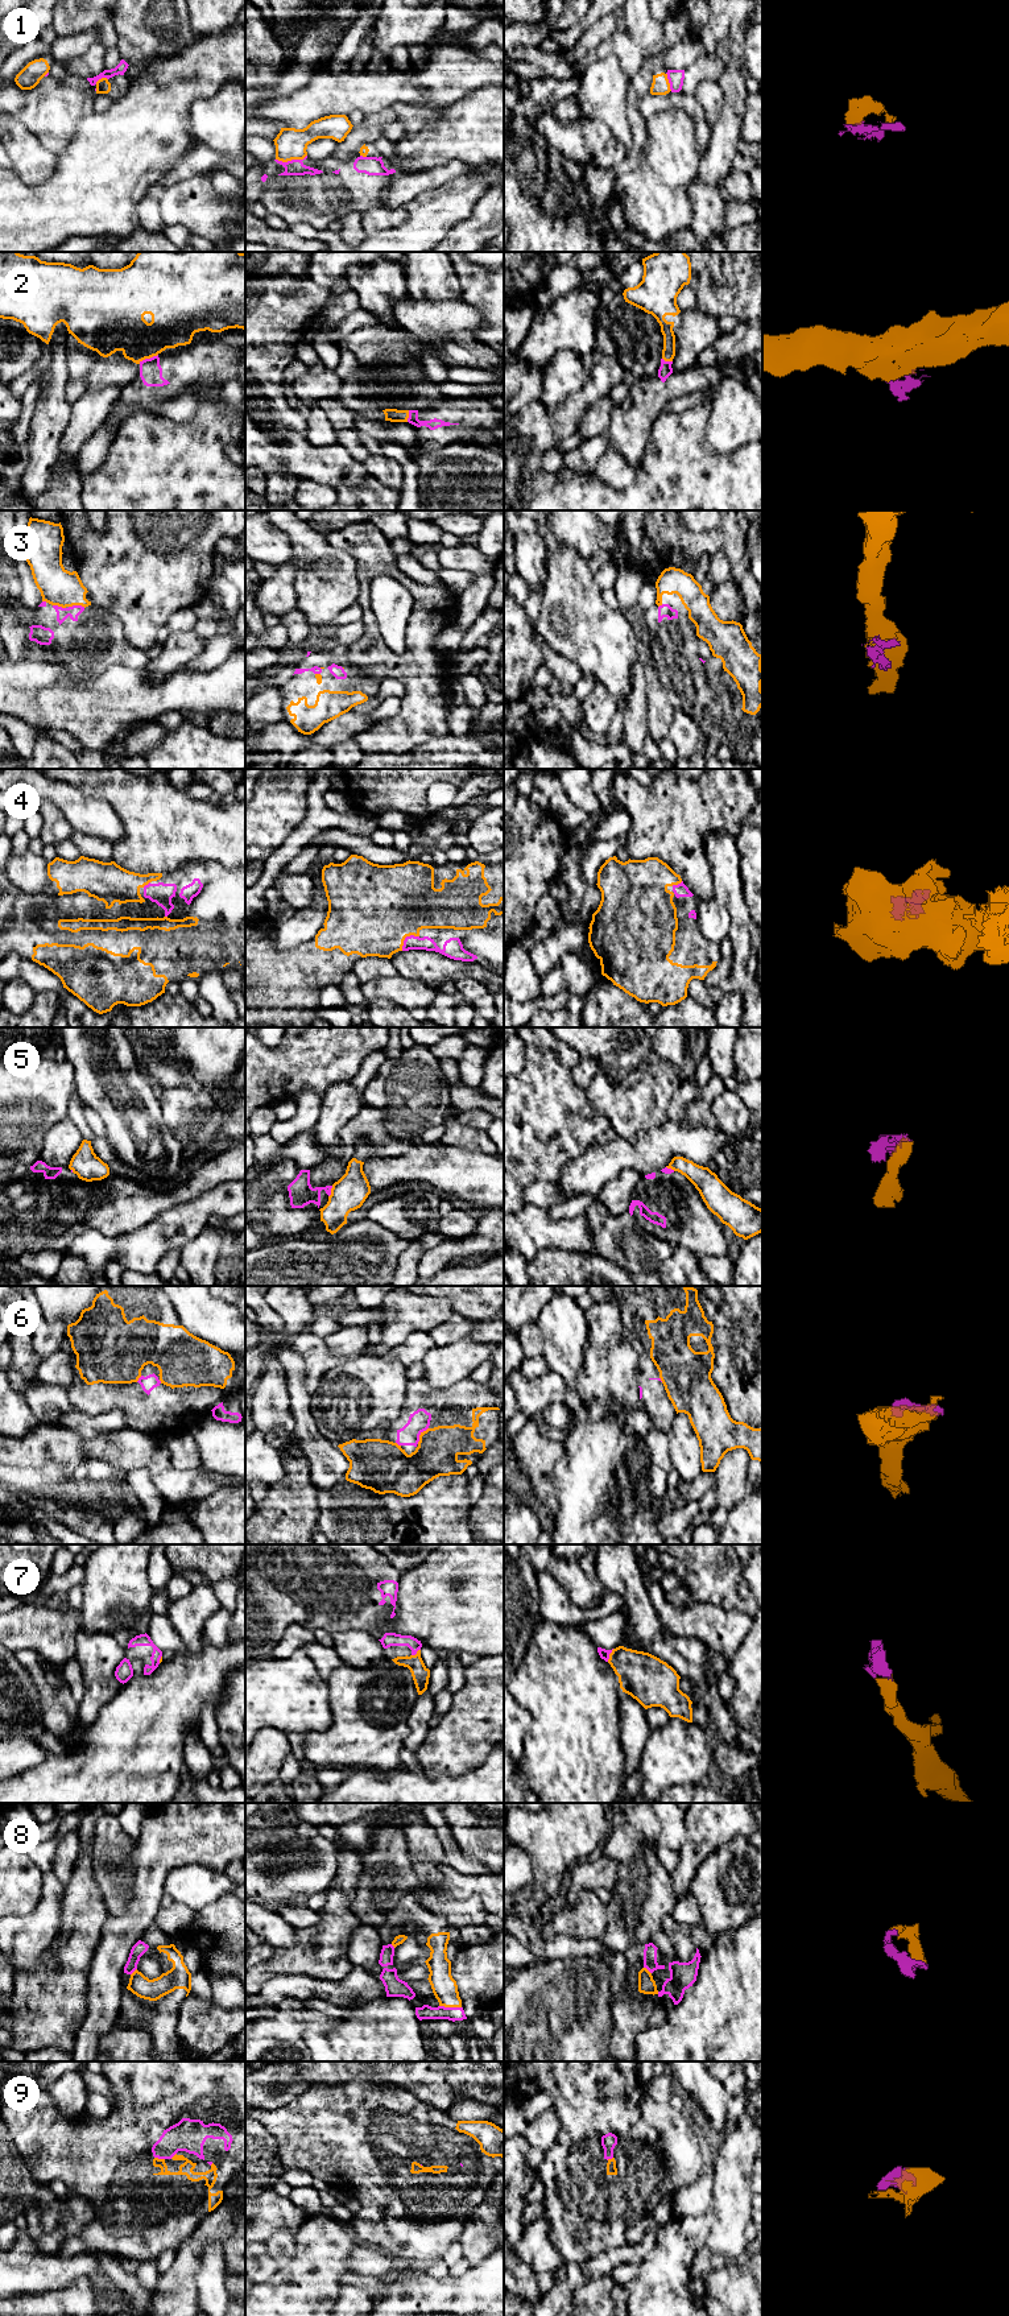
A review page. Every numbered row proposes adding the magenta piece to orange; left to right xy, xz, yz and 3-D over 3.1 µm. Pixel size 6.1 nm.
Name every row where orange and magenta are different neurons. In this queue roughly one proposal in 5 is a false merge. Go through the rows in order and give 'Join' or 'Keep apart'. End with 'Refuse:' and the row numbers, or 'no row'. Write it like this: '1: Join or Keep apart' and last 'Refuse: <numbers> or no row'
1: Keep apart
2: Keep apart
3: Join
4: Join
5: Keep apart
6: Join
7: Join
8: Join
9: Join
Refuse: 1, 2, 5

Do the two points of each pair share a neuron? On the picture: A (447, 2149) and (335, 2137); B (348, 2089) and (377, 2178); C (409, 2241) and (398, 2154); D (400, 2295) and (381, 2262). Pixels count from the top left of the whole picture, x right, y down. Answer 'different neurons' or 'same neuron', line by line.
A: same neuron
B: same neuron
C: same neuron
D: different neurons

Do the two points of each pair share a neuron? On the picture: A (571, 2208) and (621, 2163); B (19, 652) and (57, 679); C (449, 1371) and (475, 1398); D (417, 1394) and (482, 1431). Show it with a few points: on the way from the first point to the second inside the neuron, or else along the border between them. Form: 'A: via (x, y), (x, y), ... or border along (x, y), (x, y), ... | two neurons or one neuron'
A: via (583, 2196), (610, 2170) | one neuron
B: border along (28, 657), (13, 662) | two neurons
C: border along (468, 1376), (446, 1388), (433, 1388), (426, 1381) | two neurons
D: via (430, 1411), (450, 1431), (464, 1431) | one neuron

